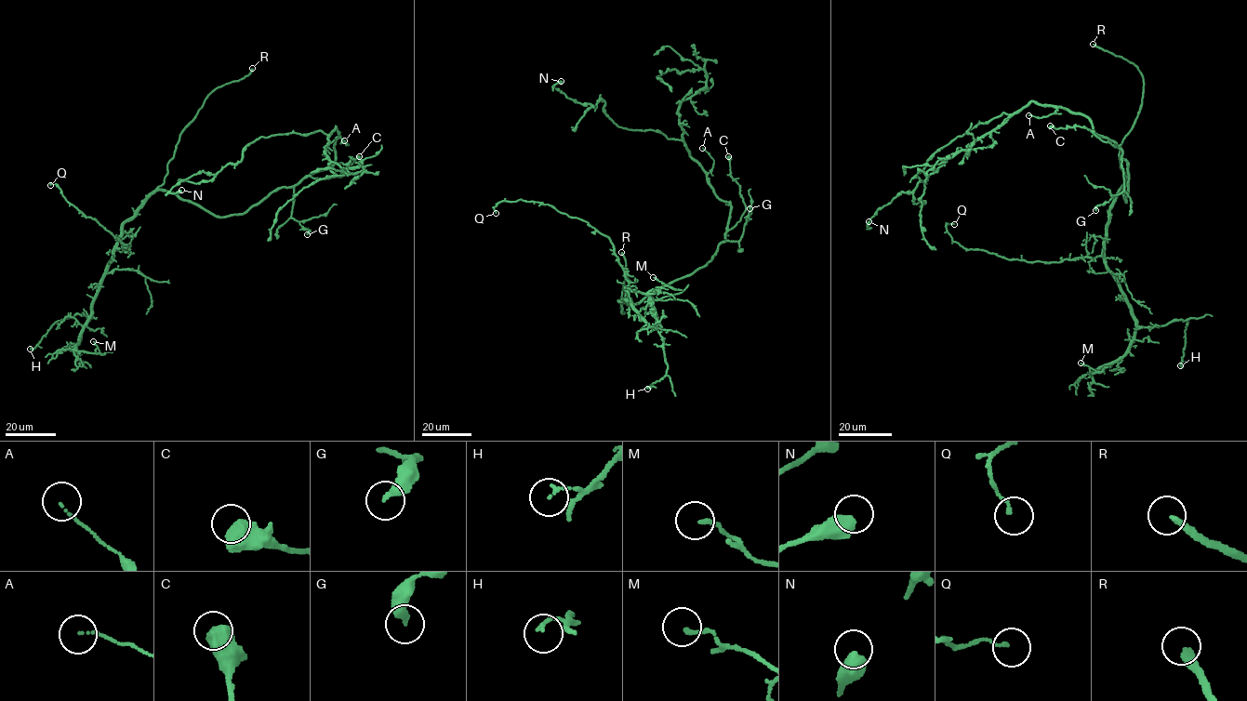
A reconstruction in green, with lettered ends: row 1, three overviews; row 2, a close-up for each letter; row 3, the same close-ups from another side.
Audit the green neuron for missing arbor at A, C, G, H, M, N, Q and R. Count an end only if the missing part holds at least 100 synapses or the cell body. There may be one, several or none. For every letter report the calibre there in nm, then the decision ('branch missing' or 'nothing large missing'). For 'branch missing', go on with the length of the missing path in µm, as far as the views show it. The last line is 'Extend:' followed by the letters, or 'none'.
A: calibre 70 nm; nothing large missing
C: calibre 700 nm; nothing large missing
G: calibre 380 nm; nothing large missing
H: calibre 110 nm; nothing large missing
M: calibre 150 nm; nothing large missing
N: calibre 550 nm; nothing large missing
Q: calibre 110 nm; nothing large missing
R: calibre 280 nm; branch missing; missing 4 µm
Extend: R

